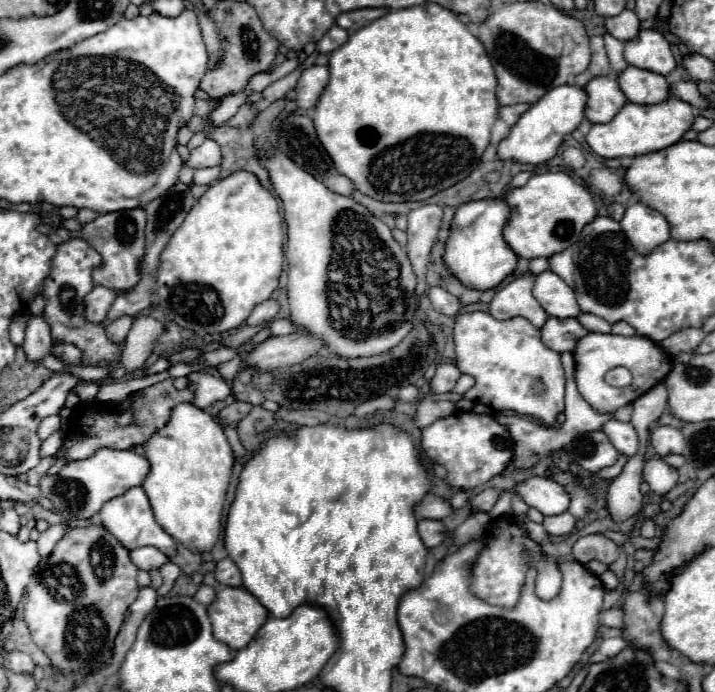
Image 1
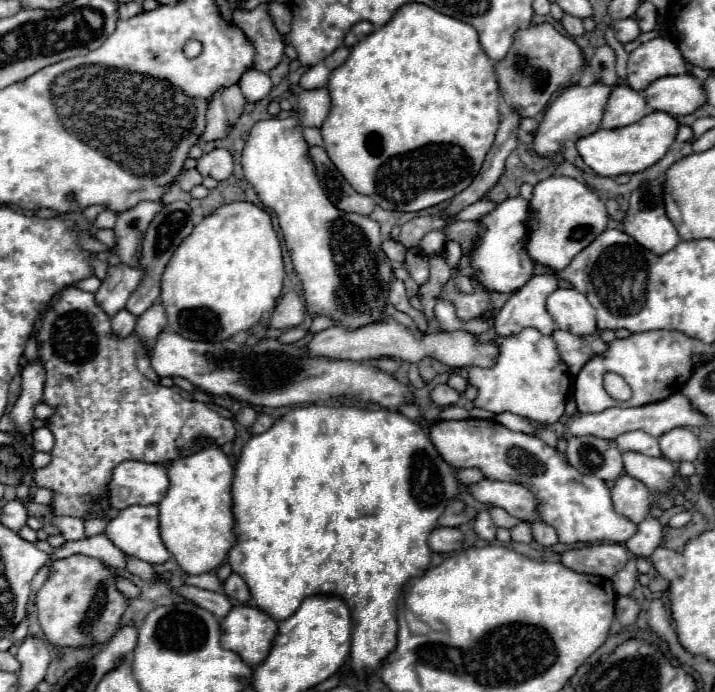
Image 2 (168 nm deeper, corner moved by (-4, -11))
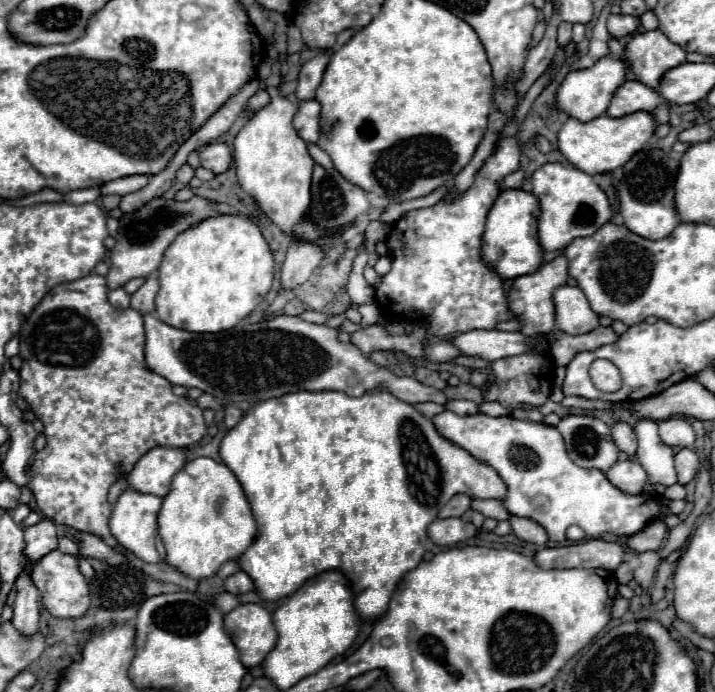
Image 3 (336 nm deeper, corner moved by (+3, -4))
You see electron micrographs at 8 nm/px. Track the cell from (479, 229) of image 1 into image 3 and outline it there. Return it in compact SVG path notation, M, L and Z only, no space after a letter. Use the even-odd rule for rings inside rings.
M504 189L498 199L494 201L486 231L482 235L482 261L498 273L502 279L516 279L520 275L534 273L542 263L542 247L538 243L536 235L536 217L540 213L538 201L532 193L526 193L522 189Z

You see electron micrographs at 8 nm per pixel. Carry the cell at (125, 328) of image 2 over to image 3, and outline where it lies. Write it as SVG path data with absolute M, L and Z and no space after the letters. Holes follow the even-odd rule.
M122 287L112 289L112 291L108 293L108 301L110 301L110 305L112 305L114 309L118 309L118 311L124 311L124 309L130 307L130 295L128 295Z

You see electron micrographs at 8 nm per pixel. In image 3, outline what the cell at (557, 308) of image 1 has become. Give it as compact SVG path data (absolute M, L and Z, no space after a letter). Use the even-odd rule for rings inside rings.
M560 285L554 291L556 329L568 335L582 335L600 325L598 315L590 309L590 303L580 287Z

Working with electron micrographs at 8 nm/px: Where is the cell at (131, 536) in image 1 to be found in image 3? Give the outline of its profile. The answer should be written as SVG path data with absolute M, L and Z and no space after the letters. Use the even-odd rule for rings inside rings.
M126 489L118 497L114 511L110 515L110 523L108 523L116 541L124 549L128 549L130 553L134 553L136 557L140 557L142 561L148 561L148 563L160 561L158 551L156 551L156 515L160 511L160 505L162 505L162 499L156 495L144 495L144 493L136 493L136 491Z

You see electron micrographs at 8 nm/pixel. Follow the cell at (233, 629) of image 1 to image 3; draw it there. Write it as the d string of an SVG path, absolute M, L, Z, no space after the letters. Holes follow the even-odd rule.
M244 603L226 613L224 629L248 669L260 665L278 639L272 613L258 603Z

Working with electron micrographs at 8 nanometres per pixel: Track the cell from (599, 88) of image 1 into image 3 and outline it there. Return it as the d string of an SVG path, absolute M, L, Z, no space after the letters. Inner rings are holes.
M626 81L616 89L606 115L624 117L636 111L654 111L658 103L660 95L656 89L650 89L640 81Z

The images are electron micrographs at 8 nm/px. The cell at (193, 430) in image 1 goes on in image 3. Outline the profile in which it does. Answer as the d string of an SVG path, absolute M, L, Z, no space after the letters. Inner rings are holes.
M196 457L188 461L172 479L170 491L164 497L158 513L158 535L166 547L166 563L170 567L192 579L204 579L214 575L224 561L238 559L250 547L256 535L256 521L234 473L224 463L218 463L210 457Z

